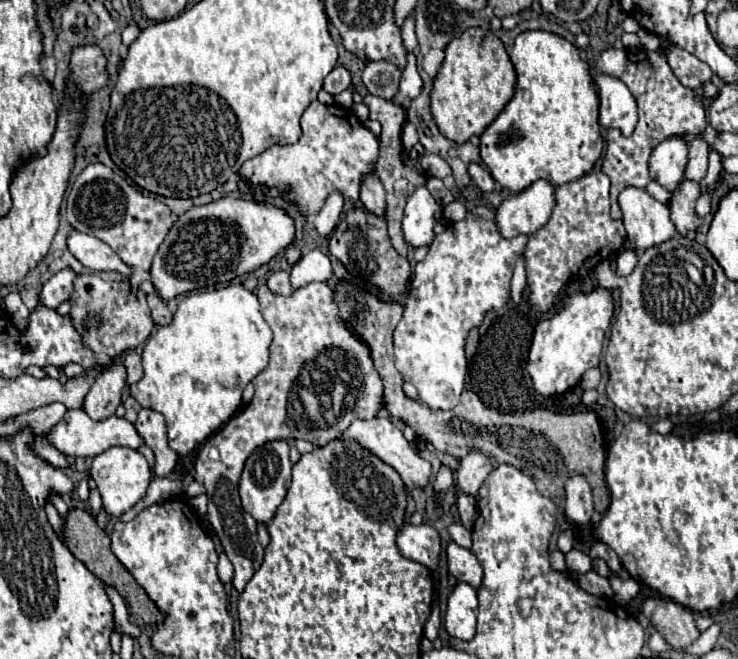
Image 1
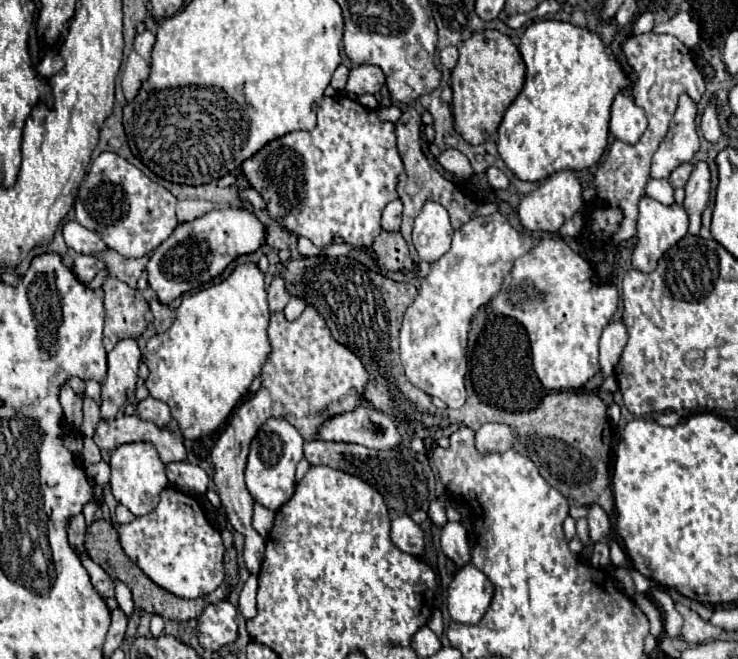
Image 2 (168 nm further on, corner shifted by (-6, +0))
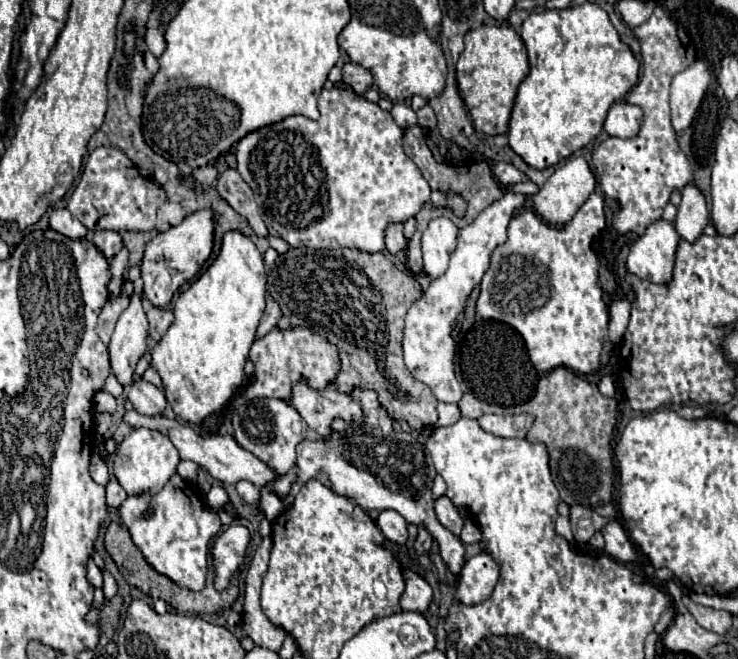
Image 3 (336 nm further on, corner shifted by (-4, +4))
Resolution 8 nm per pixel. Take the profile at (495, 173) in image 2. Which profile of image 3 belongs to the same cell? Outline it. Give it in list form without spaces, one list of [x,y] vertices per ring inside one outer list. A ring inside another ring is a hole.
[[[498,163],[498,165],[494,165],[494,175],[496,175],[496,179],[498,179],[504,187],[514,185],[514,183],[524,183],[524,181],[528,181],[528,177],[526,177],[520,169],[516,169],[514,165],[510,165],[510,163]]]

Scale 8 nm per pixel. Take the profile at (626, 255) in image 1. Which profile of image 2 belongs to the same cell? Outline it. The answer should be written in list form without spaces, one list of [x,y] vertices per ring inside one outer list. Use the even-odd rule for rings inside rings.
[[[542,239],[534,249],[516,259],[512,271],[502,283],[502,291],[490,301],[490,305],[512,317],[512,311],[518,311],[518,321],[524,325],[532,345],[532,365],[540,383],[548,391],[574,391],[580,389],[590,377],[598,373],[598,343],[602,331],[612,321],[612,315],[618,309],[620,293],[616,285],[594,285],[590,281],[590,265],[574,253],[560,239]]]

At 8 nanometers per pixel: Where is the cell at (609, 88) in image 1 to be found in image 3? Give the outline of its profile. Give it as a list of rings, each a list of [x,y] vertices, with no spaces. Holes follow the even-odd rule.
[[[626,101],[614,103],[604,121],[606,133],[620,139],[634,137],[640,131],[640,127],[642,127],[642,109]]]

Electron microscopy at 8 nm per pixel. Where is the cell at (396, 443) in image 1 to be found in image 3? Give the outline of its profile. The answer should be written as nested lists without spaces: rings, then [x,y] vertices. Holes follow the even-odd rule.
[[[294,383],[290,405],[302,415],[316,437],[326,437],[330,433],[330,423],[334,417],[358,421],[362,415],[360,405],[356,405],[350,395],[336,391],[334,385],[314,391],[308,383]]]

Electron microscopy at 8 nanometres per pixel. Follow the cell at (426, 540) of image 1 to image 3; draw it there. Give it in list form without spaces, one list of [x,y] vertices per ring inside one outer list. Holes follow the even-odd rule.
[[[388,509],[388,511],[380,511],[380,515],[378,515],[378,519],[376,519],[376,525],[378,525],[380,533],[382,533],[388,541],[398,543],[398,545],[406,543],[406,539],[408,539],[408,531],[406,531],[408,523],[404,521],[404,517],[402,517],[400,513],[390,511],[390,509]]]

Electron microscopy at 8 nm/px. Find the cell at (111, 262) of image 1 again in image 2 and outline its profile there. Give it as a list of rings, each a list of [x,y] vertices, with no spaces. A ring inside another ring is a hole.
[[[68,221],[62,229],[64,233],[64,241],[70,249],[74,249],[76,253],[82,255],[100,255],[104,253],[108,247],[106,243],[100,239],[100,235],[96,235],[94,231],[88,231],[86,227],[82,227],[76,221]]]

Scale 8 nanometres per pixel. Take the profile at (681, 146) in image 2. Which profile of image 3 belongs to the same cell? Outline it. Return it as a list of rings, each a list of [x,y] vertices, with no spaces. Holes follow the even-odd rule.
[[[696,59],[690,67],[674,75],[670,87],[670,107],[672,107],[672,127],[680,133],[690,127],[696,109],[710,85],[712,73],[704,59]]]

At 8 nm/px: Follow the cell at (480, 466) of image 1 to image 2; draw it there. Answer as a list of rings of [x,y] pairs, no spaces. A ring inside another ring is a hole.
[[[486,423],[476,431],[476,449],[480,453],[504,453],[512,447],[514,435],[508,425]]]

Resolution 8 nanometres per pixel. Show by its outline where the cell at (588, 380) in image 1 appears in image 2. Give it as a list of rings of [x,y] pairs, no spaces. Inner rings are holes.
[[[612,321],[600,339],[600,369],[604,377],[614,375],[614,367],[620,359],[620,353],[626,345],[626,327],[622,325],[622,321]]]

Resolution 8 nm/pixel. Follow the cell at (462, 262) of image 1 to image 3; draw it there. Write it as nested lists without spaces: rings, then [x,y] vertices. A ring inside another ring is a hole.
[[[508,191],[502,199],[494,201],[490,207],[486,207],[468,227],[460,229],[458,235],[458,247],[454,249],[450,257],[448,271],[430,281],[430,287],[424,291],[424,295],[410,307],[406,317],[406,329],[404,329],[404,363],[414,373],[414,377],[422,383],[426,383],[434,397],[444,403],[458,403],[462,397],[462,387],[454,377],[454,339],[452,329],[456,327],[456,321],[460,313],[464,311],[464,303],[470,295],[470,291],[480,283],[482,275],[490,267],[490,253],[496,245],[506,241],[506,227],[512,219],[514,209],[522,207],[526,201],[526,195]]]

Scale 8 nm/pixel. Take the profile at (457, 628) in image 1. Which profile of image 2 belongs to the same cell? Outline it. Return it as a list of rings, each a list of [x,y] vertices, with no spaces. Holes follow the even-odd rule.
[[[474,565],[460,569],[448,589],[448,611],[452,621],[476,625],[484,617],[492,601],[492,593],[492,583]]]

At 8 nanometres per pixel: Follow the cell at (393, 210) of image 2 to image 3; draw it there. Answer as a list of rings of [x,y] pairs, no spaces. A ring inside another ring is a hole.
[[[390,225],[386,231],[386,249],[390,255],[398,255],[406,249],[408,241],[402,233],[402,225]]]

